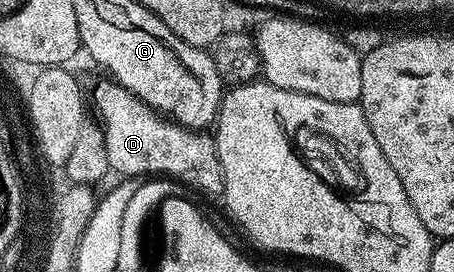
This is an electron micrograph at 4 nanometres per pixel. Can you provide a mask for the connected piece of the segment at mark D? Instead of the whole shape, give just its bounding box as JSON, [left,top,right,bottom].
[97,95,222,191]

